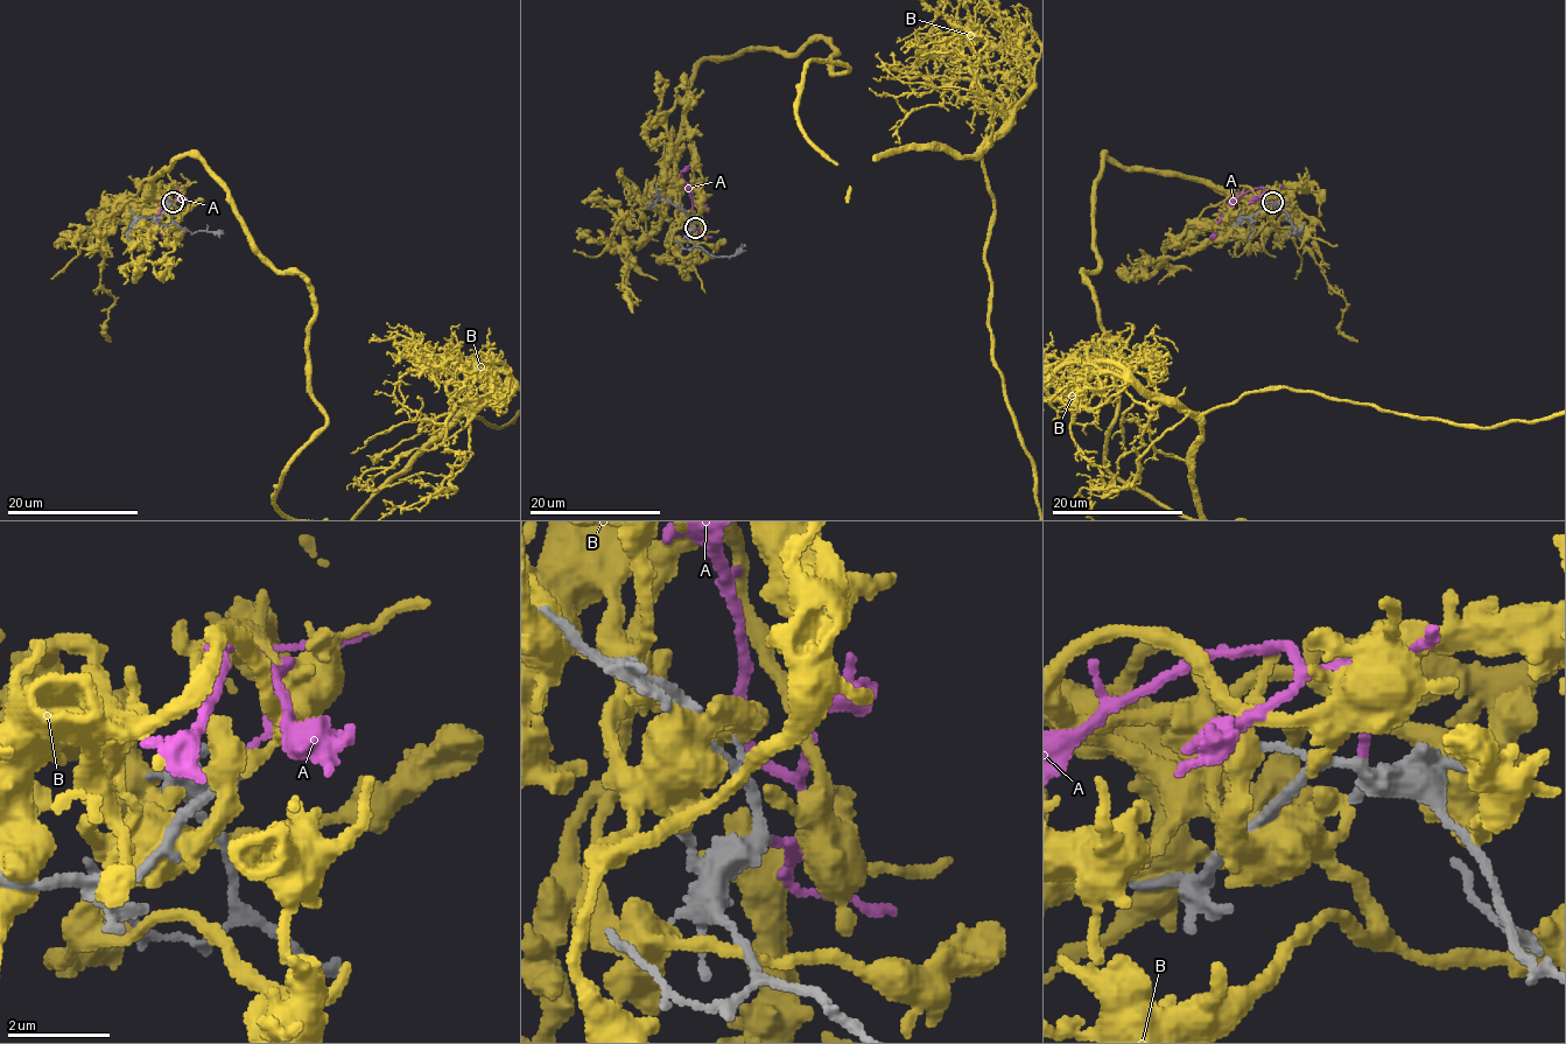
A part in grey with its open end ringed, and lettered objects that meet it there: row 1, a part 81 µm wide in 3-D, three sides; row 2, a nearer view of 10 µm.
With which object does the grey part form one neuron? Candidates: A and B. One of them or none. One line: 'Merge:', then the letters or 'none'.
Merge: A

